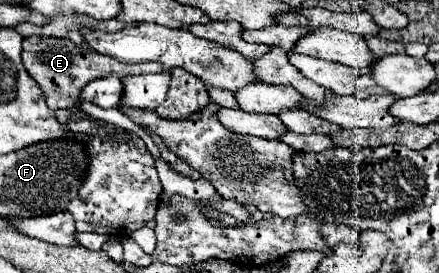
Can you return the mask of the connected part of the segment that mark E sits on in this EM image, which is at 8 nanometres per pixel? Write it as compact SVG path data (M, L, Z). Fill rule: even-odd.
M28 36L22 42L22 62L28 70L28 74L38 82L42 88L48 106L52 110L58 108L72 108L80 100L82 88L92 82L94 78L100 78L104 74L116 74L120 78L134 76L134 74L152 74L164 70L158 62L144 62L144 64L128 64L120 62L116 58L98 54L98 52L84 52L78 46L74 46L70 40L60 38L40 38L40 36Z

